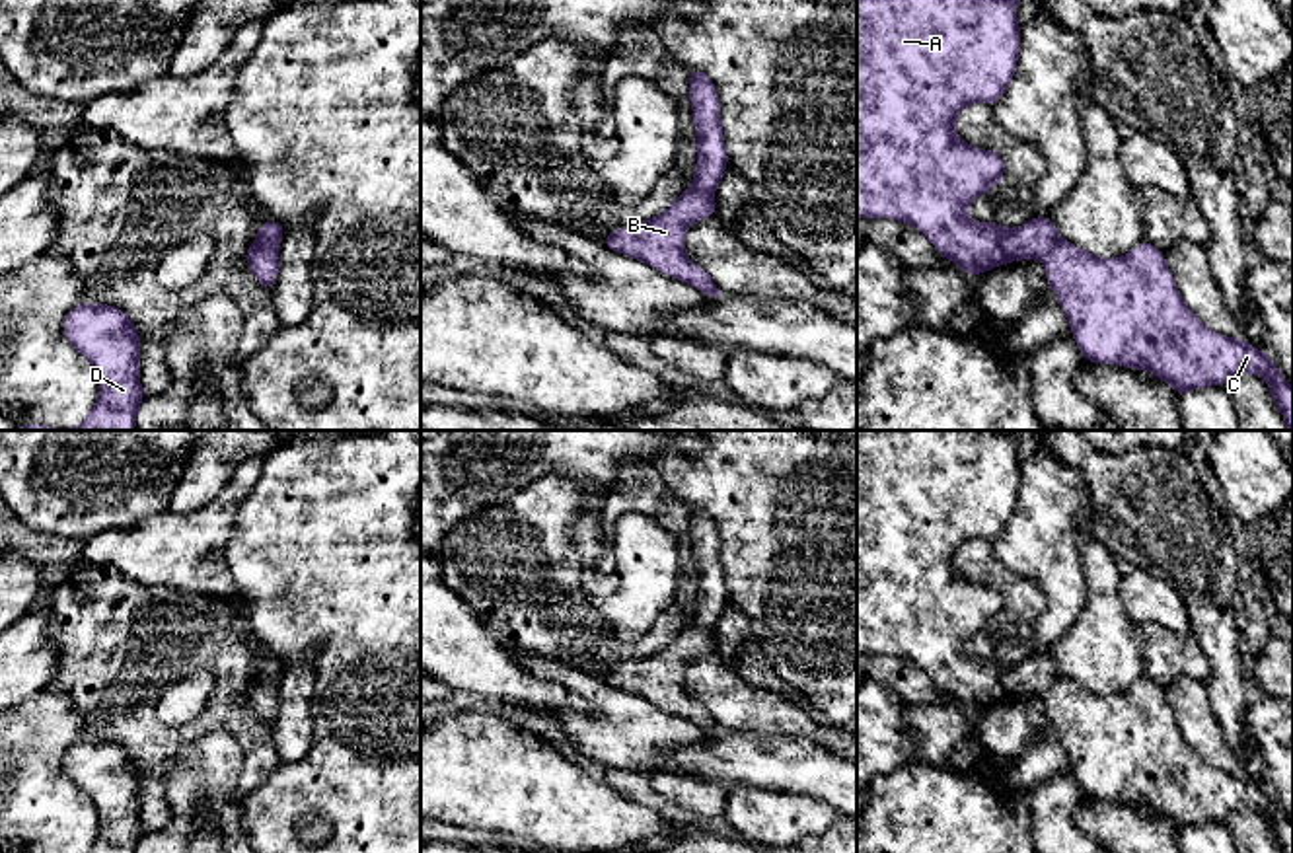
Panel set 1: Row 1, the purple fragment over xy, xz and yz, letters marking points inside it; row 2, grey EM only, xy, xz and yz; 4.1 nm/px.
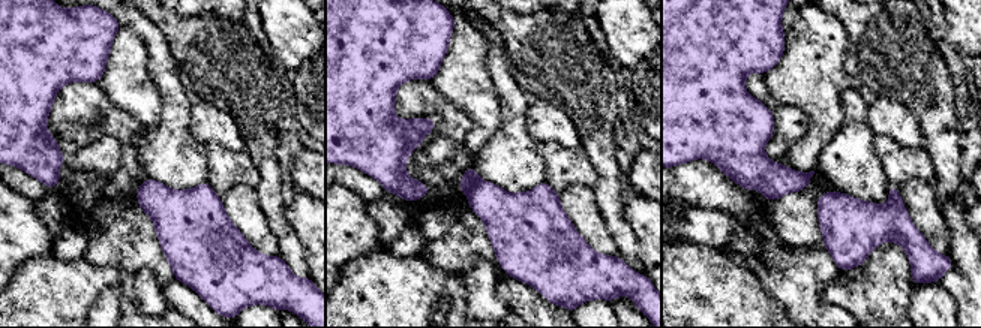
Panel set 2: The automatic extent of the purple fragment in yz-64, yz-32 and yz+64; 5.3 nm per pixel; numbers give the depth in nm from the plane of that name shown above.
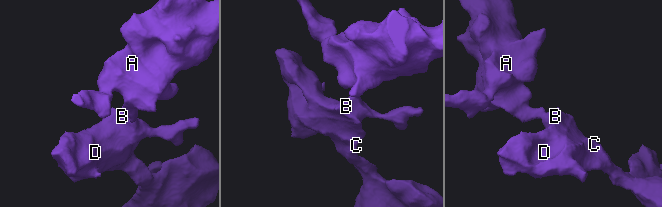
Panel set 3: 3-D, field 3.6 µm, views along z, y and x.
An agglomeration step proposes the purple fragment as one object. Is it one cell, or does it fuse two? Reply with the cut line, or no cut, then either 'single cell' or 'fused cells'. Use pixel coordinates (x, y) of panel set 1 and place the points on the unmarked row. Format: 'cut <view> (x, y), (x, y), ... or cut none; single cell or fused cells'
cut xy (256, 678), (277, 688); fused cells

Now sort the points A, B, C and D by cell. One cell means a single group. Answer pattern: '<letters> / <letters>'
A / B C D

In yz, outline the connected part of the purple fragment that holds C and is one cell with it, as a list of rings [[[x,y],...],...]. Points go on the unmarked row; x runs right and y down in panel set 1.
[[[1059,676],[1042,695],[1048,723],[1057,730],[1073,775],[1087,798],[1149,806],[1174,824],[1176,835],[1188,826],[1223,822],[1233,810],[1250,808],[1270,820],[1270,832],[1283,853],[1293,853],[1293,824],[1274,797],[1248,777],[1209,767],[1184,740],[1164,689],[1139,678],[1127,691],[1098,695],[1075,680]]]

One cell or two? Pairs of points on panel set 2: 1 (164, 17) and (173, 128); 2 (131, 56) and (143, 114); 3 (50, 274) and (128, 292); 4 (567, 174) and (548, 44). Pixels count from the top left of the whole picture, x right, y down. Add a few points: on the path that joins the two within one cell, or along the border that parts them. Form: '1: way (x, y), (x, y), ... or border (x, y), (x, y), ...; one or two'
1: border (143, 15), (167, 39), (177, 71); two
2: way (131, 71), (131, 87), (141, 99); one
3: way (71, 277), (113, 277); one
4: border (581, 147), (597, 178); two

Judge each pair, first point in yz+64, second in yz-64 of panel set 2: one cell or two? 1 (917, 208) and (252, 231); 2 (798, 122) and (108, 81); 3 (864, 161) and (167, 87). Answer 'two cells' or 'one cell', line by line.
1: one cell
2: two cells
3: one cell

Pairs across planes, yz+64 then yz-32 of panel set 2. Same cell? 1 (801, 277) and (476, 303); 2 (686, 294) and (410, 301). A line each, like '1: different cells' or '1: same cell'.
1: same cell
2: same cell

